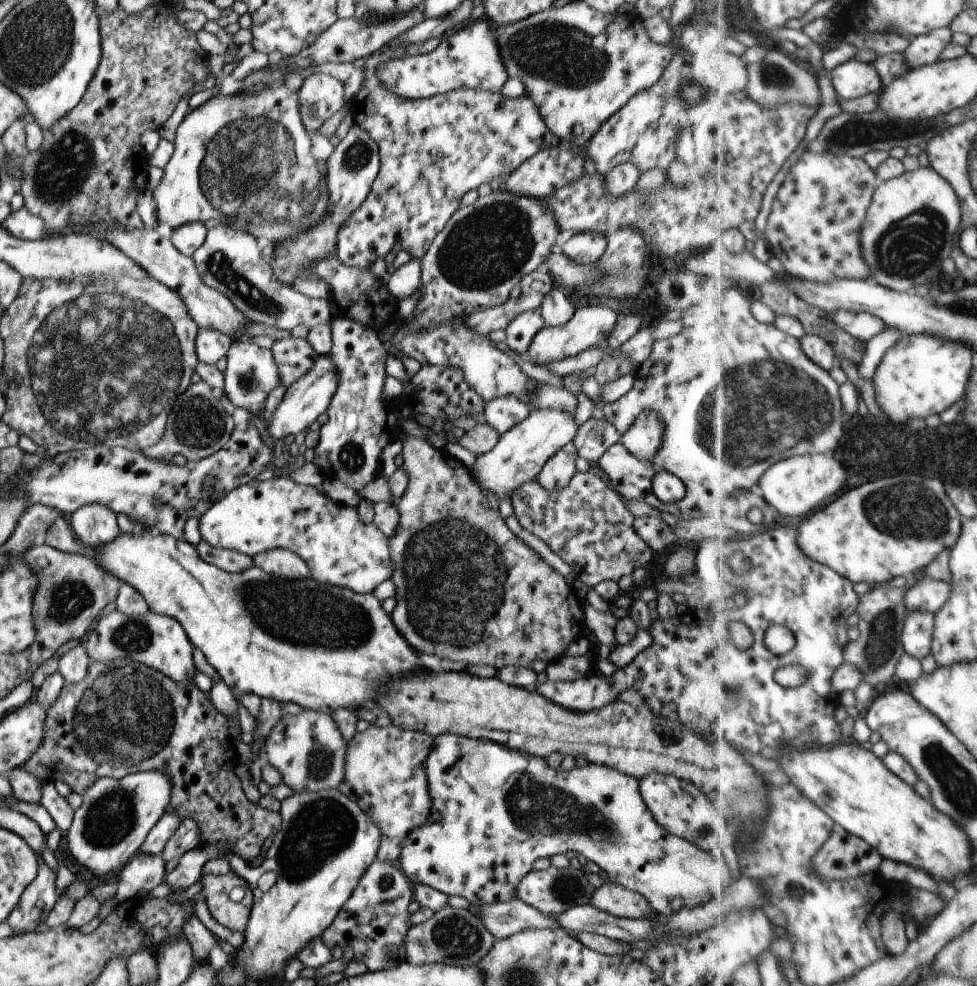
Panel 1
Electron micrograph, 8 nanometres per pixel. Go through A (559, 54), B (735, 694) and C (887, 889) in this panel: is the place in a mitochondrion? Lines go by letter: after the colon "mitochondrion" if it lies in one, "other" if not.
A: mitochondrion
B: mitochondrion
C: other

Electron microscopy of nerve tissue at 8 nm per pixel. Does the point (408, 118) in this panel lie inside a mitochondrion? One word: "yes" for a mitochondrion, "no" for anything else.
no

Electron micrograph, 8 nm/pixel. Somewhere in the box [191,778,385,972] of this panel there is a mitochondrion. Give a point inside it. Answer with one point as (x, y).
(322, 830)

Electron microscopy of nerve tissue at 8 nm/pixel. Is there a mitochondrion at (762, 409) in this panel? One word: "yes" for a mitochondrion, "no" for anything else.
yes

